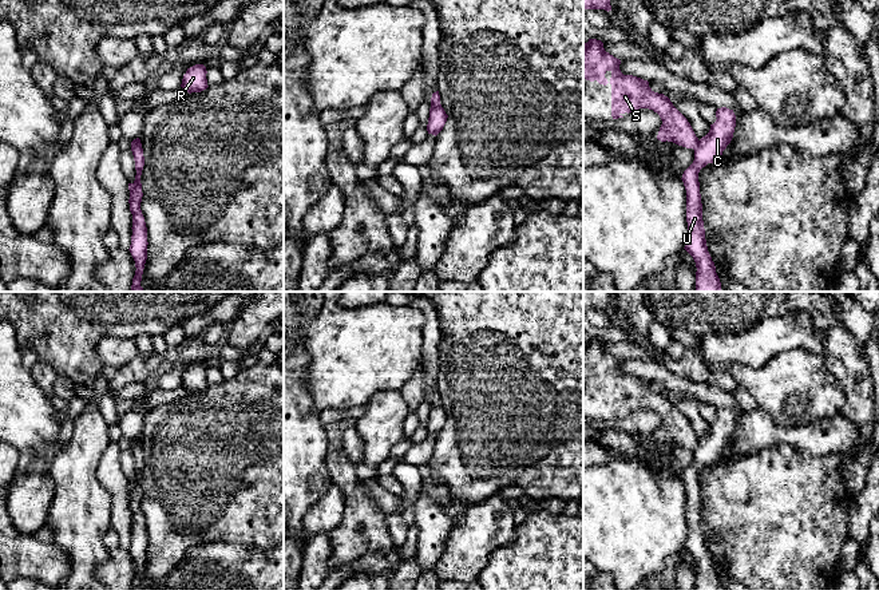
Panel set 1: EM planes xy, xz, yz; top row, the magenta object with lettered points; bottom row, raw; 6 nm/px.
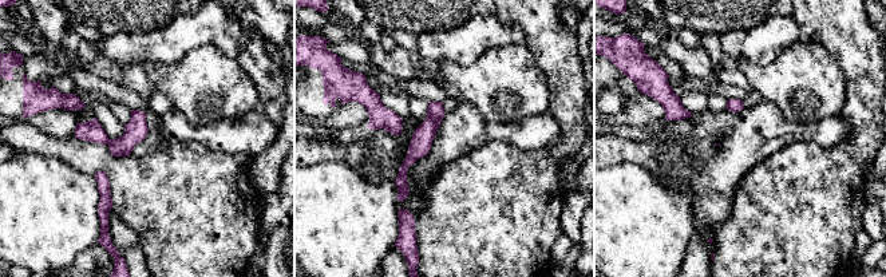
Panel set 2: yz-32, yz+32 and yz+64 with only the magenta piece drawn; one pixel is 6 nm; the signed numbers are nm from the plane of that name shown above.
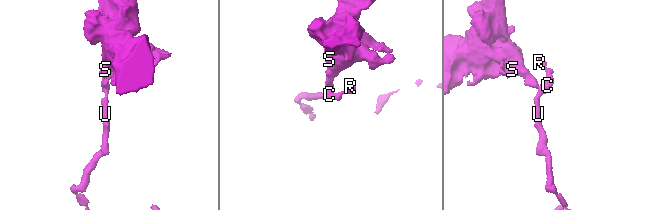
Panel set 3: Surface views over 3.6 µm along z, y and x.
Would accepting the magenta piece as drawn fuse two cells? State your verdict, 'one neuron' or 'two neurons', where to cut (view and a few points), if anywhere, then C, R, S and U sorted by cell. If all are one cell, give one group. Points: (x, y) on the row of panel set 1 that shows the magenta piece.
two neurons | xz (439, 103), (431, 106) | C R U / S

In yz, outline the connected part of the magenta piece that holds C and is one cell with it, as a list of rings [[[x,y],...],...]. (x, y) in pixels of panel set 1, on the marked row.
[[[721,107],[717,108],[716,118],[716,122],[710,124],[709,132],[698,140],[698,144],[694,149],[694,161],[684,171],[681,178],[686,190],[688,222],[688,238],[684,249],[696,262],[694,292],[721,290],[721,282],[705,239],[698,173],[708,163],[714,163],[721,159],[722,151],[733,138],[736,115],[733,110]]]

